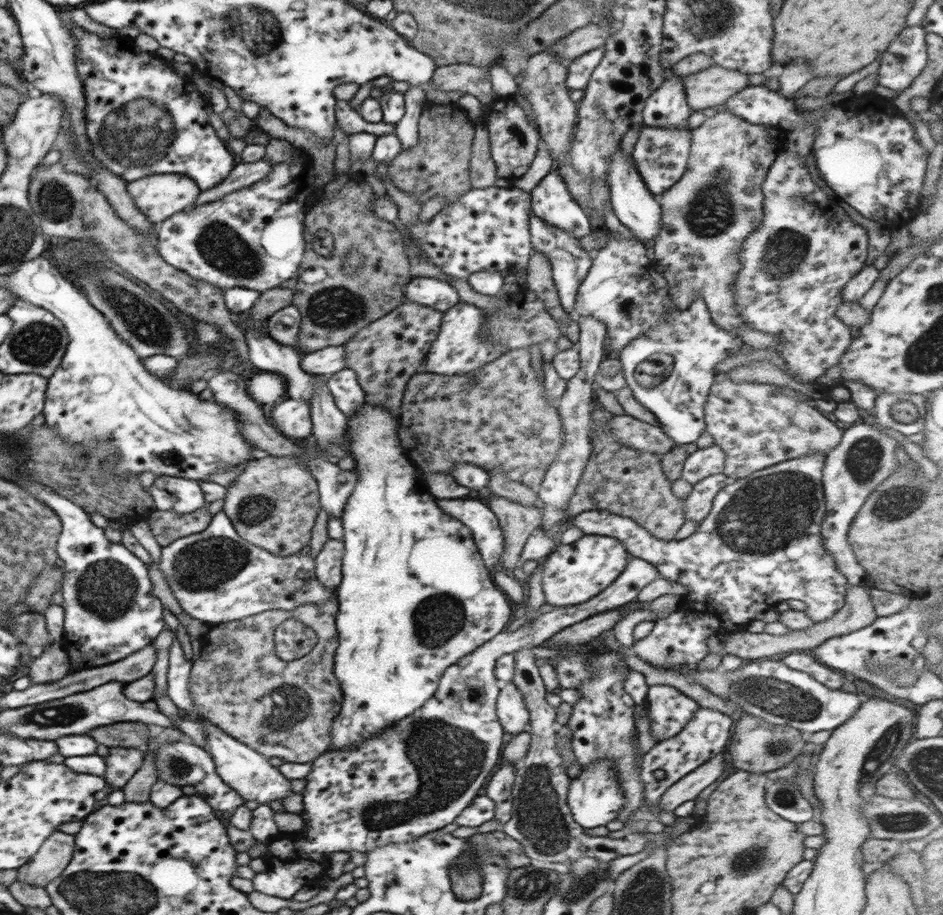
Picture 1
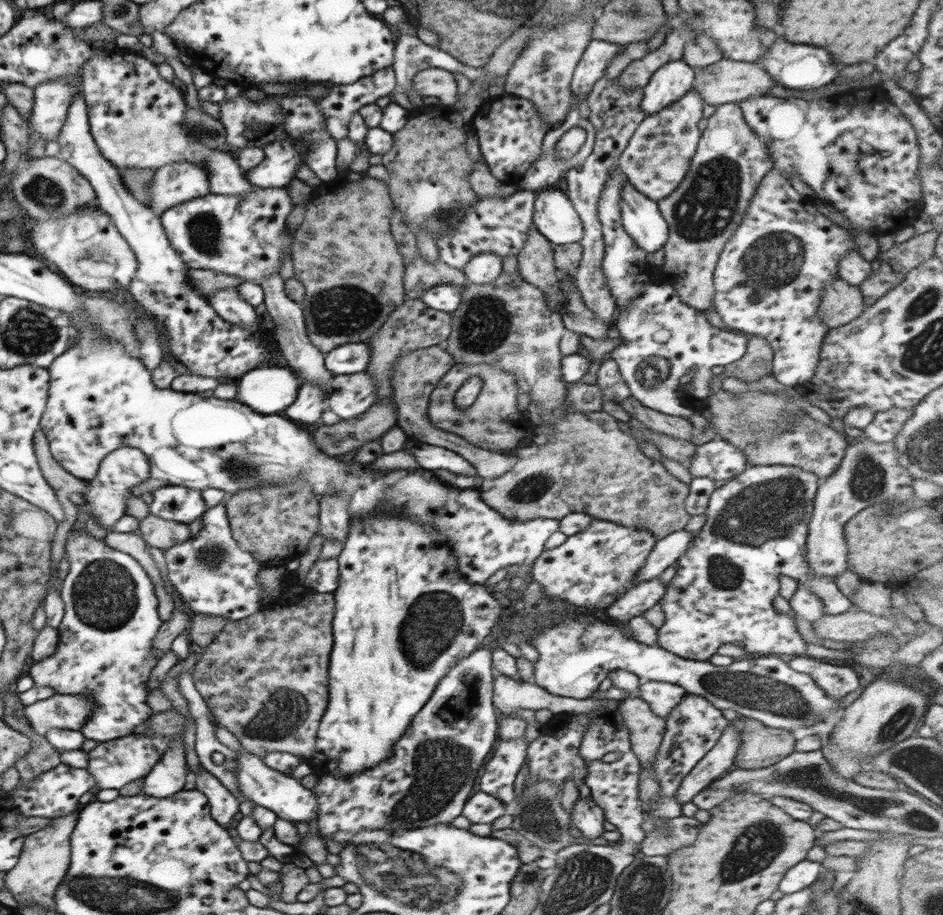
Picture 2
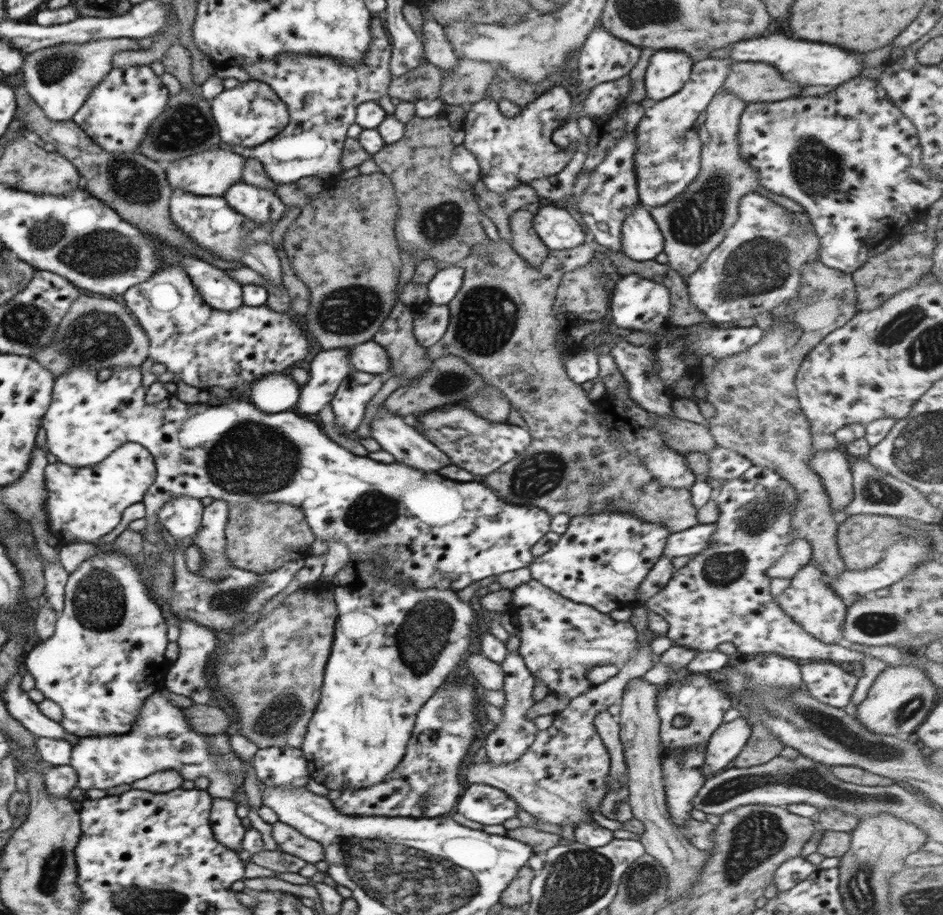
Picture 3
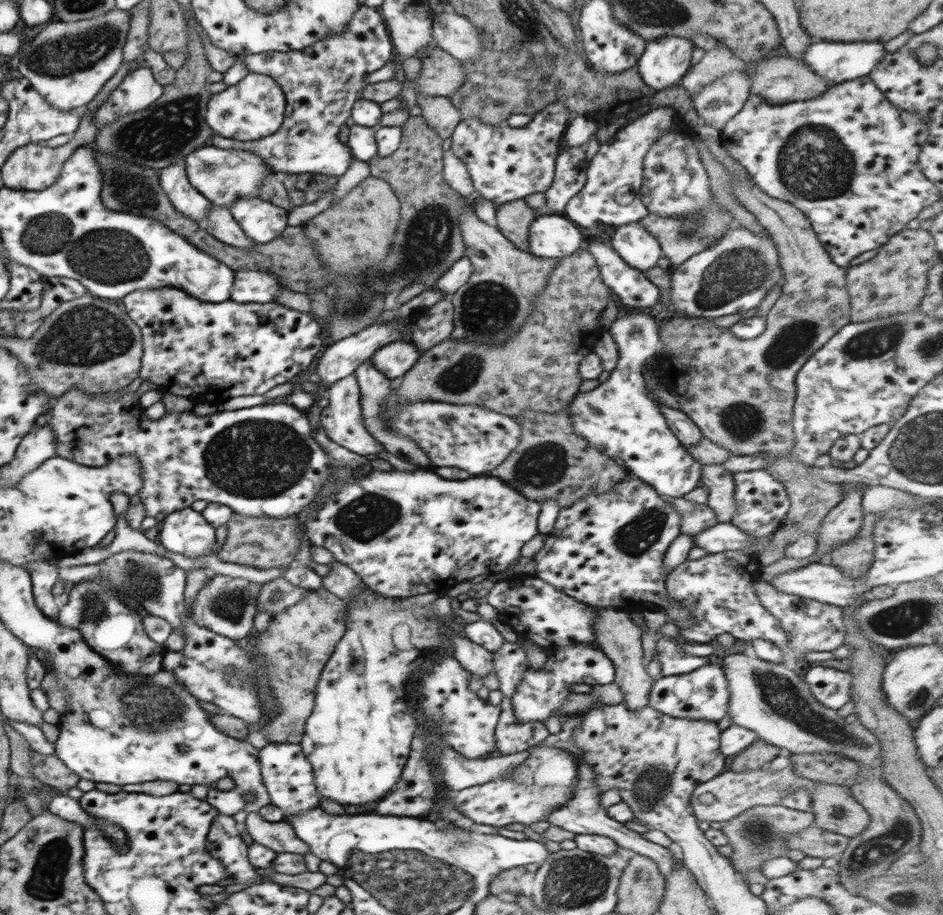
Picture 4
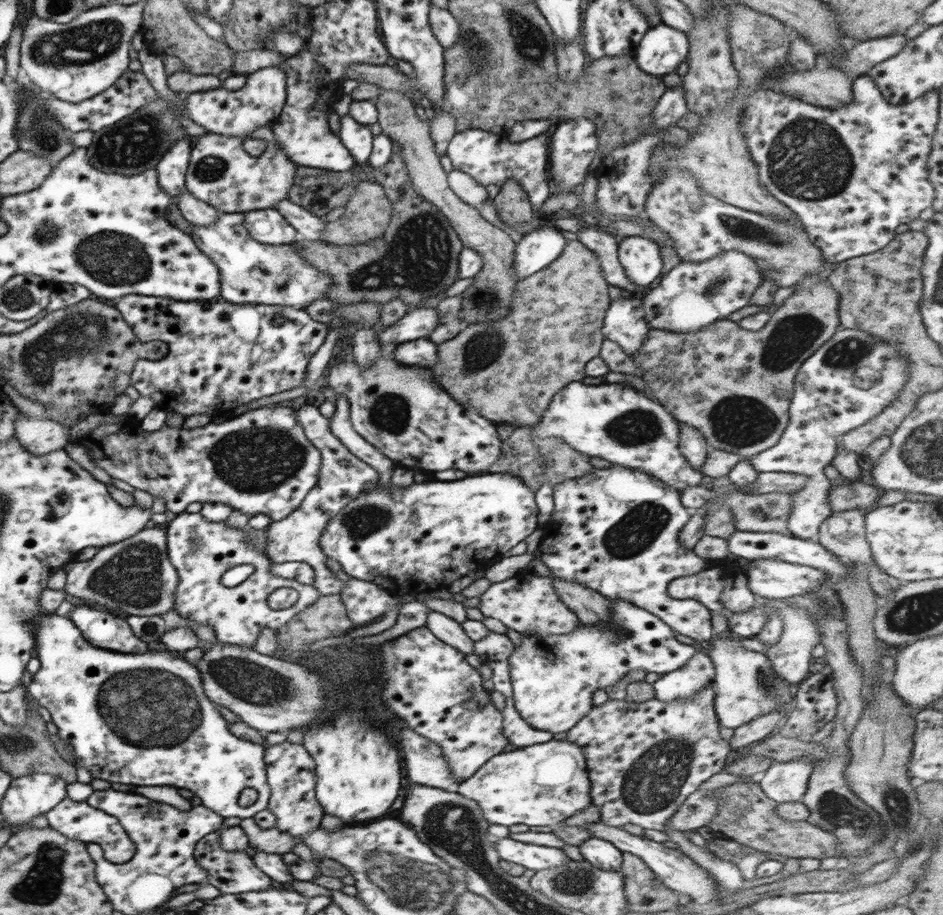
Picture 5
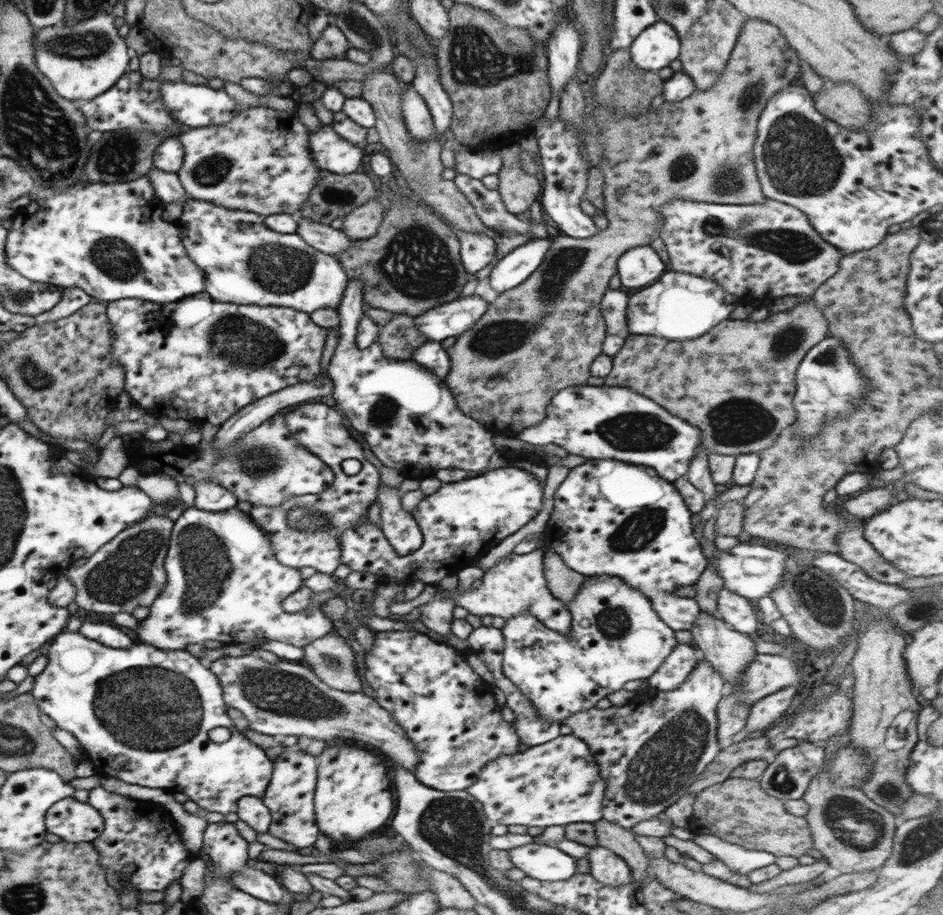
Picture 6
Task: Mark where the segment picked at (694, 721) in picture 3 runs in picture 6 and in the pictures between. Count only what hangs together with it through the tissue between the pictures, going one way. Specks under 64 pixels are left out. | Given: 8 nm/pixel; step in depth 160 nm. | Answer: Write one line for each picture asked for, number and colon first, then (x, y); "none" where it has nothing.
4: (701, 694)
5: (683, 683)
6: (673, 671)

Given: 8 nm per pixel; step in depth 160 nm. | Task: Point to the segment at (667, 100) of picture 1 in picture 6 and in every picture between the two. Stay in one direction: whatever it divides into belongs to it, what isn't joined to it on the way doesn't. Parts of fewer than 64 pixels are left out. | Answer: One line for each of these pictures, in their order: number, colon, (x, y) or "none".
2: (669, 83)
3: (668, 70)
4: (665, 61)
5: (660, 51)
6: (657, 45)

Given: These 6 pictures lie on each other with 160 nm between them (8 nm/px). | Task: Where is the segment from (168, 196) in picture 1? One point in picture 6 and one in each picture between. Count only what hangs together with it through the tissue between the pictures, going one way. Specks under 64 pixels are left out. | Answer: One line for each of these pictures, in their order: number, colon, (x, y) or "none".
2: (173, 184)
3: (210, 173)
4: (223, 176)
5: (220, 173)
6: (259, 161)

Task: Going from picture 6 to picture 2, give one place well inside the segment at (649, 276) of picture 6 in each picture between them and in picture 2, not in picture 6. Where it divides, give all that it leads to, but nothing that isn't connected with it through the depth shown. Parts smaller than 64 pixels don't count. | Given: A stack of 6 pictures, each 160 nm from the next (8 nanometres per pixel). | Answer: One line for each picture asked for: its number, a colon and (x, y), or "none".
2: (641, 218)
3: (641, 239)
4: (638, 248)
5: (640, 257)

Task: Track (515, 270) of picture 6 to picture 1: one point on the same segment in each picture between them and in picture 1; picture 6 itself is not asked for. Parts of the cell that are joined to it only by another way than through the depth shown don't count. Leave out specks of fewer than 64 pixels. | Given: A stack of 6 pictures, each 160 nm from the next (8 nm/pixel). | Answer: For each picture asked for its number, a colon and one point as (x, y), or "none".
1: (551, 201)
2: (554, 216)
3: (556, 228)
4: (554, 236)
5: (536, 250)

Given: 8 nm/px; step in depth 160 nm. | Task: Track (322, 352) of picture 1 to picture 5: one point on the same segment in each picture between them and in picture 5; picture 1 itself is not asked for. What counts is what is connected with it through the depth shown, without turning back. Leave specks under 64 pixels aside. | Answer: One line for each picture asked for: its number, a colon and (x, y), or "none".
2: (350, 358)
3: (370, 357)
4: (395, 359)
5: (422, 353)

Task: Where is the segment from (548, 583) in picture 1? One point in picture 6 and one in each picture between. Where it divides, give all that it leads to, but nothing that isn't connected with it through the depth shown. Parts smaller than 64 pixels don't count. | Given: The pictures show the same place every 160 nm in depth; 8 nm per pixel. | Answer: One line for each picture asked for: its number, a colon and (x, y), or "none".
2: (594, 567)
3: (601, 559)
4: (607, 551)
5: (616, 530)
6: (612, 518)

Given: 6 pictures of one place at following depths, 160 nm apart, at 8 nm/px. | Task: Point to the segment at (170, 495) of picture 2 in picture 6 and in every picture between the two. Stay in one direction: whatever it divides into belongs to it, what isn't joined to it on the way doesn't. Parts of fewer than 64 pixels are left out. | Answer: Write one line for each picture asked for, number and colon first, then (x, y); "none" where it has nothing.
3: (182, 517)
4: (186, 532)
5: (200, 550)
6: (224, 584)

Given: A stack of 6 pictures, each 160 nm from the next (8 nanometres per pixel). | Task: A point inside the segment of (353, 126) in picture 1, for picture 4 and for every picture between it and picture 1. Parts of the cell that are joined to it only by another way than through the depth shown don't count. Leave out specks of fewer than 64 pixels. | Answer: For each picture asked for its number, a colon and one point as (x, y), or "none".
2: (341, 102)
3: (321, 94)
4: (321, 82)

